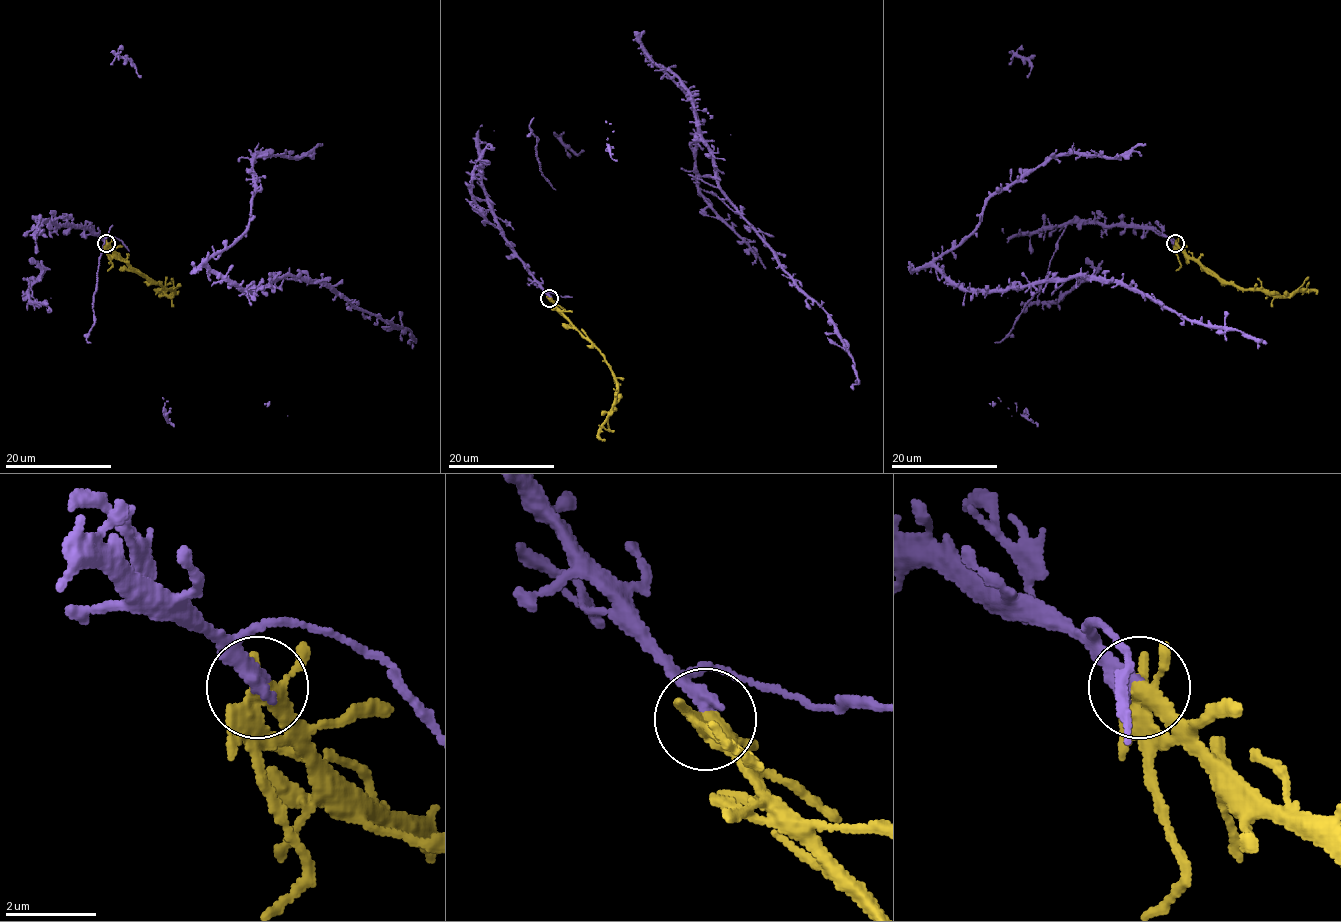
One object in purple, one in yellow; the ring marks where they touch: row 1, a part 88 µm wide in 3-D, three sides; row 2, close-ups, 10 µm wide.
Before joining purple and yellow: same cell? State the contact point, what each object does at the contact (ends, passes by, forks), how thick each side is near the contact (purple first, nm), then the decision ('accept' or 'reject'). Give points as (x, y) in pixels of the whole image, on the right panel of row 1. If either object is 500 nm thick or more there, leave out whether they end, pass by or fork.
(1175, 243) | purple ends | yellow passes by | 400/340 nm | accept

